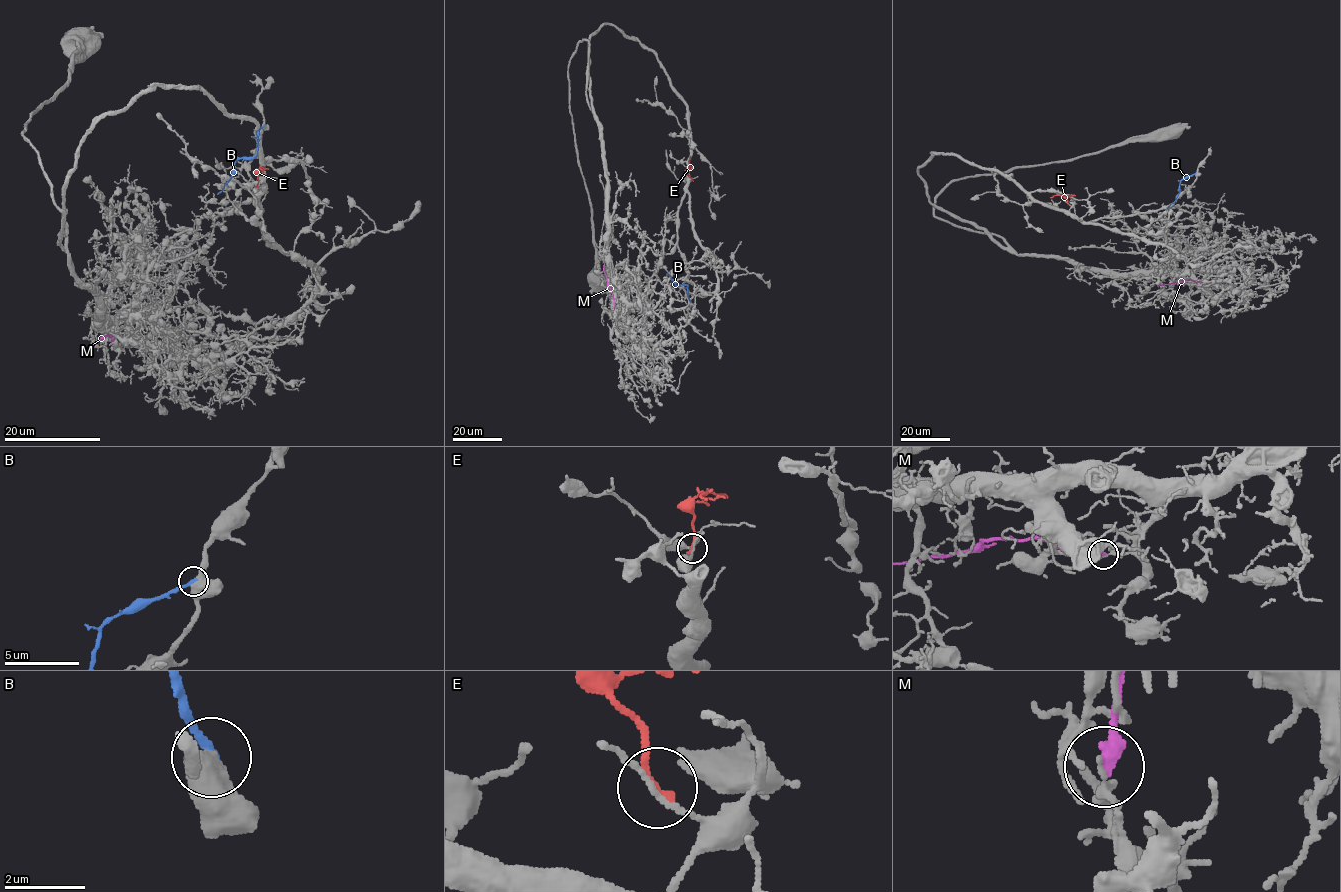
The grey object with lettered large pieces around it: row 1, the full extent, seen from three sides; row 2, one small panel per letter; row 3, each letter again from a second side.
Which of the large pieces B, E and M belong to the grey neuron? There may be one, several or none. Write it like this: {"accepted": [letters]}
{"accepted": []}

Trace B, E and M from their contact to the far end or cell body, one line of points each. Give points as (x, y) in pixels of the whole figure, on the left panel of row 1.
B: (263, 125), (258, 130), (257, 153), (236, 160), (230, 178), (217, 194)
E: (257, 185), (261, 167), (262, 172)
M: (111, 341), (111, 336), (106, 336), (92, 344), (94, 347)

